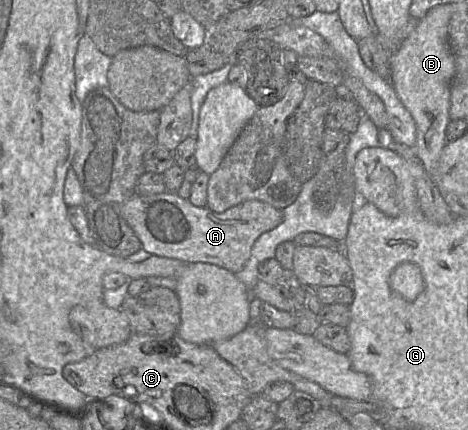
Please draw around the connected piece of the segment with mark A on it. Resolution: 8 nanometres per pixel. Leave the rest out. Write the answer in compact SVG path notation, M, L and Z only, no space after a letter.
M170 191L147 196L135 194L121 204L121 213L141 241L142 249L151 255L185 263L210 263L233 273L244 267L257 238L283 220L281 210L260 200L247 200L216 213L207 207L196 207Z

